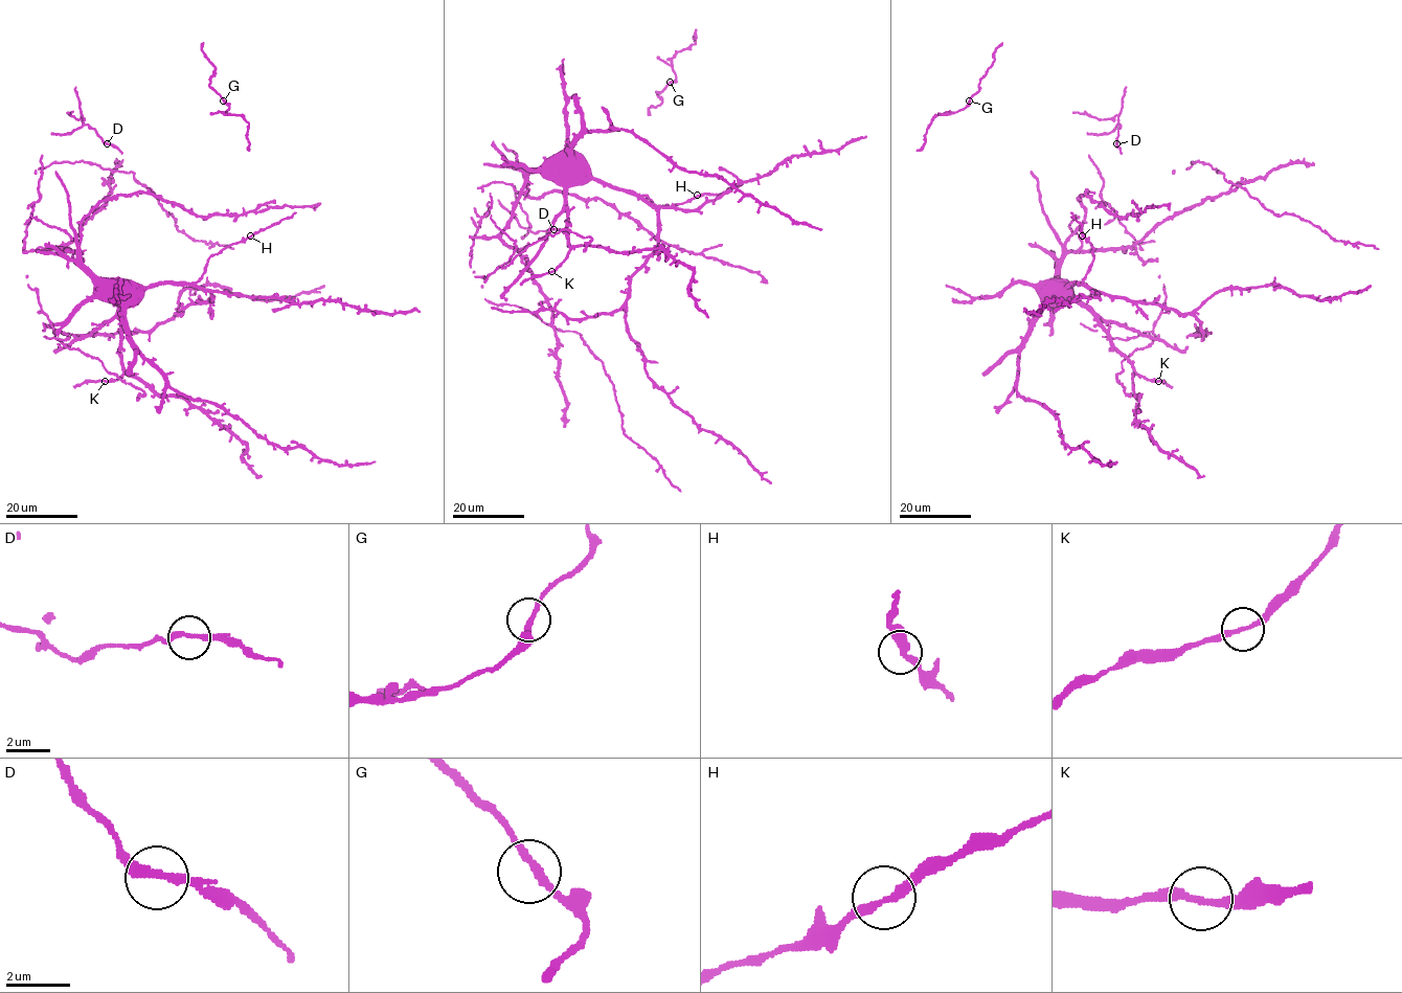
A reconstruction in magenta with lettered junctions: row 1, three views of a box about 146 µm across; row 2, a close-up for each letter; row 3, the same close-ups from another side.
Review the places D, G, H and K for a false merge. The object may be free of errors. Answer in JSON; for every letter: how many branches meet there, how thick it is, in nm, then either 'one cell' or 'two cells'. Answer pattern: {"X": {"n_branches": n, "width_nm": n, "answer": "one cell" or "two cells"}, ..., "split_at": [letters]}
{"D": {"n_branches": 2, "width_nm": 240, "answer": "one cell"}, "G": {"n_branches": 2, "width_nm": 240, "answer": "one cell"}, "H": {"n_branches": 2, "width_nm": 280, "answer": "one cell"}, "K": {"n_branches": 2, "width_nm": 220, "answer": "one cell"}, "split_at": []}

